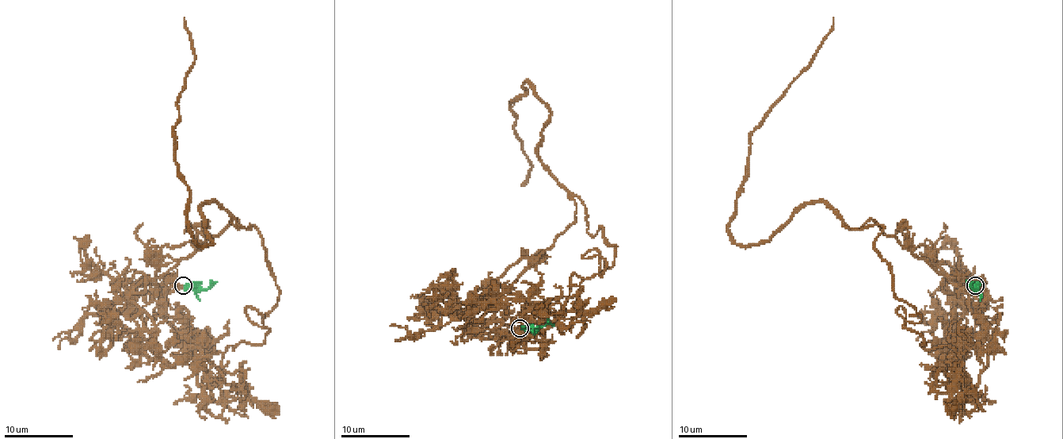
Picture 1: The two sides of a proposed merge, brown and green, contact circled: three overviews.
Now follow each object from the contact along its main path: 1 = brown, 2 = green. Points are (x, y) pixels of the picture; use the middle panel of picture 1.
1: (520, 327), (497, 299), (577, 196), (614, 264), (587, 253), (602, 276), (523, 310), (505, 355)
2: (521, 329), (554, 326)

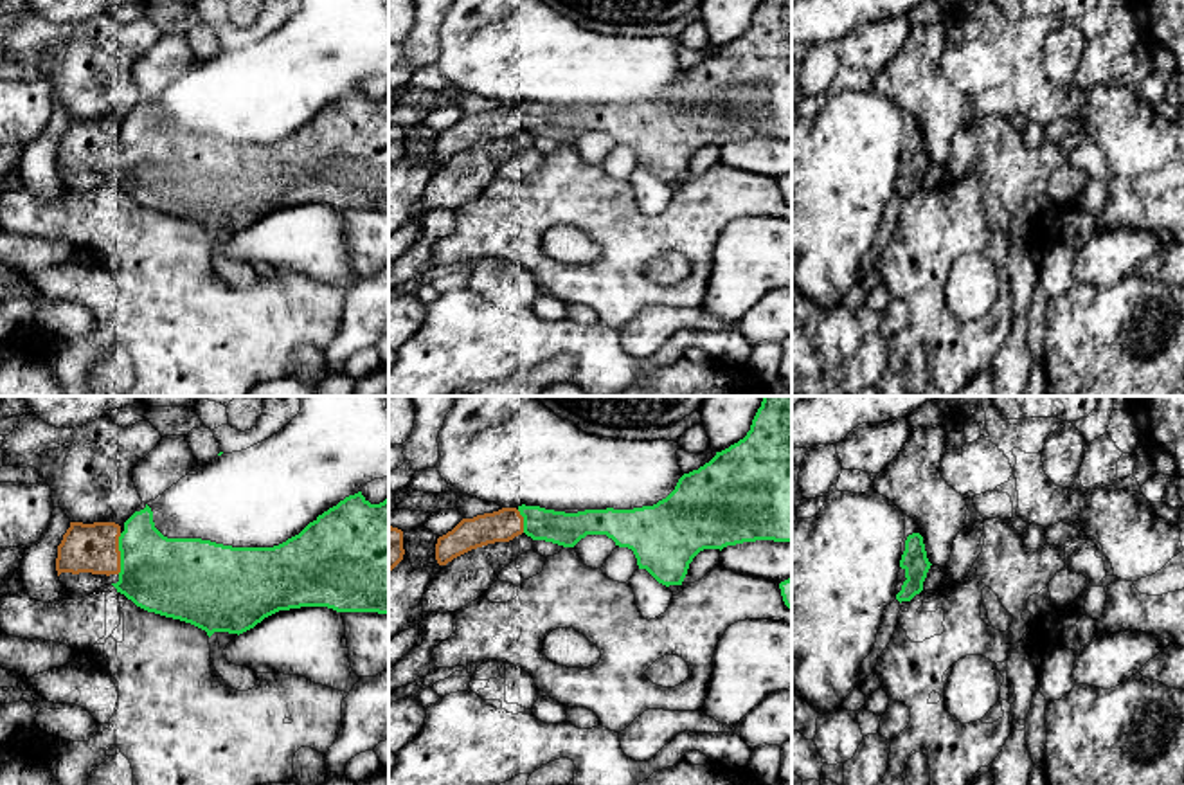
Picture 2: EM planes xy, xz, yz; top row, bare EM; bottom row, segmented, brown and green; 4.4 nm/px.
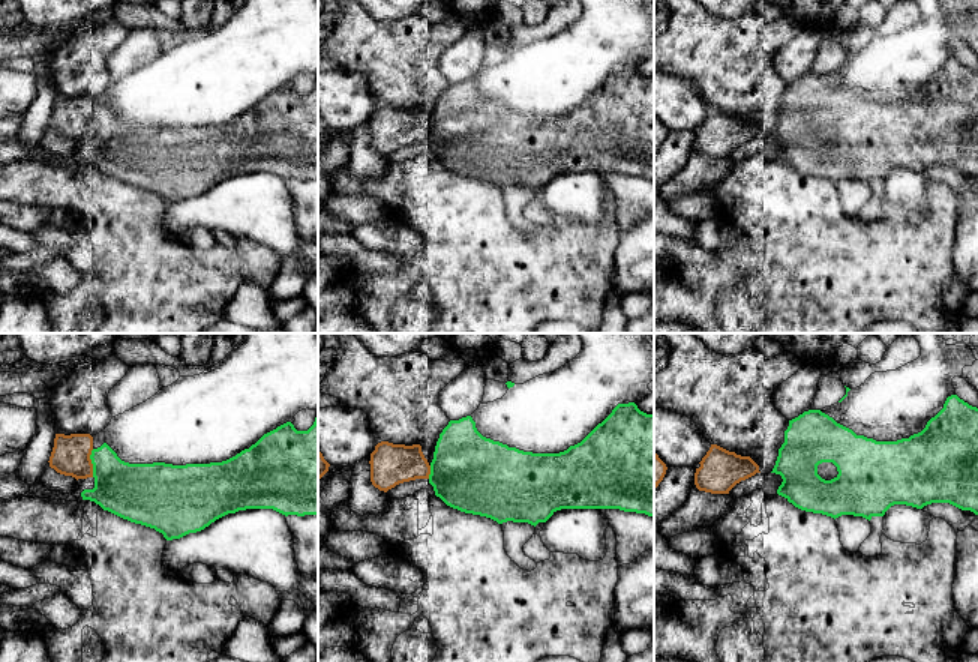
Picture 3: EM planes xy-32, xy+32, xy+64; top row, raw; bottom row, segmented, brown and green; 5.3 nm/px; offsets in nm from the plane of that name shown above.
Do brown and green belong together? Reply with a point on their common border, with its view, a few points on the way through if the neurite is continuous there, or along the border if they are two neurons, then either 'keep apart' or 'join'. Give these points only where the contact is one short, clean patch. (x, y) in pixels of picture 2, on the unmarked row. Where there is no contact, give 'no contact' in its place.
contact xy (119, 150); join

